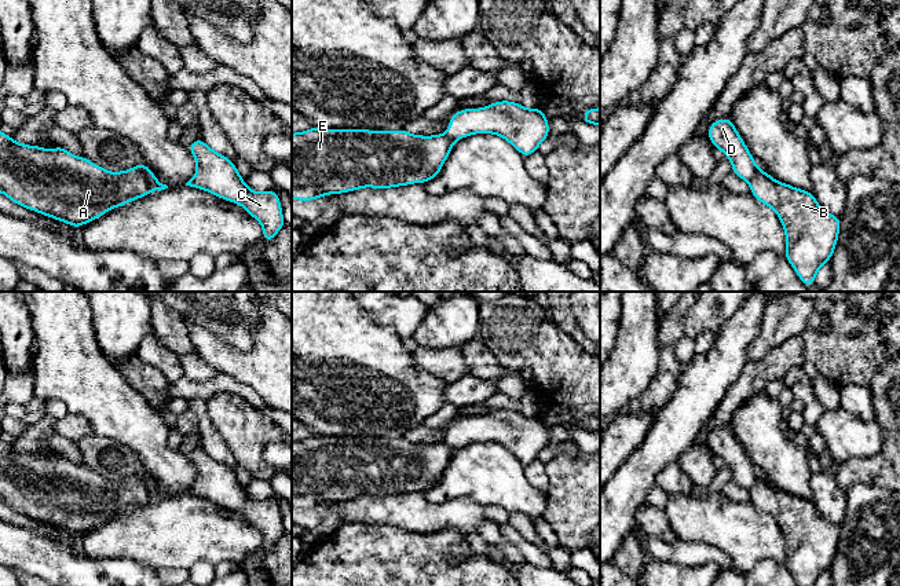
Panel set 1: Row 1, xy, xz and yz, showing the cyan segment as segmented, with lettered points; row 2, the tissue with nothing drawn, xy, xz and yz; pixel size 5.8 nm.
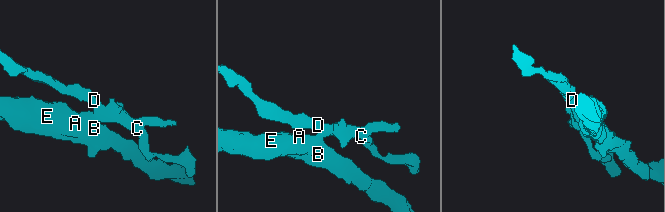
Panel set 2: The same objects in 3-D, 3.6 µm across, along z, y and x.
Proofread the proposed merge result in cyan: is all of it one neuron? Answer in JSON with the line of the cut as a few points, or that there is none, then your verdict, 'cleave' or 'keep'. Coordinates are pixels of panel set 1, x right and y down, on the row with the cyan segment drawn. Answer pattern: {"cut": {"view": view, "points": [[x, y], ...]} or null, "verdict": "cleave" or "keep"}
{"cut": {"view": "xy", "points": [[138, 165], [152, 190]]}, "verdict": "cleave"}

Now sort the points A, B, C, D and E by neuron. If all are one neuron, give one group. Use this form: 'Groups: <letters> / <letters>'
Groups: A B E / C D

